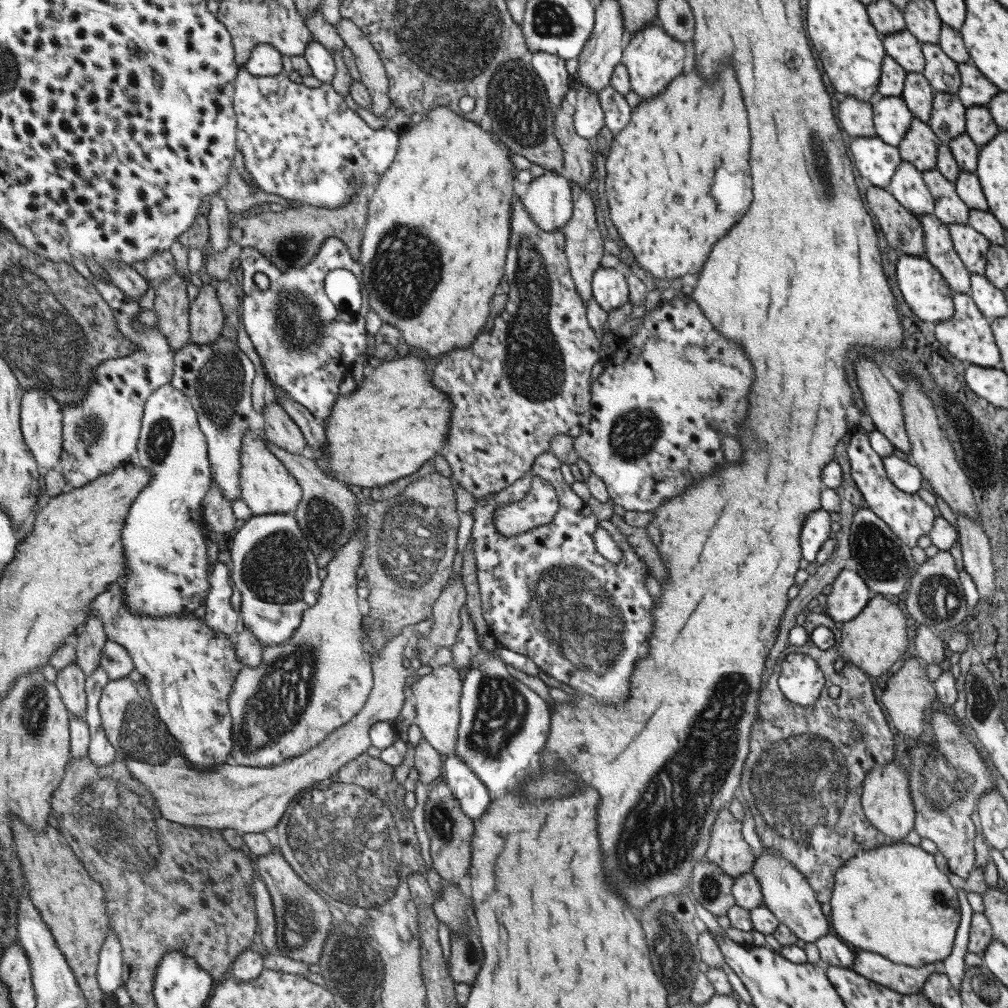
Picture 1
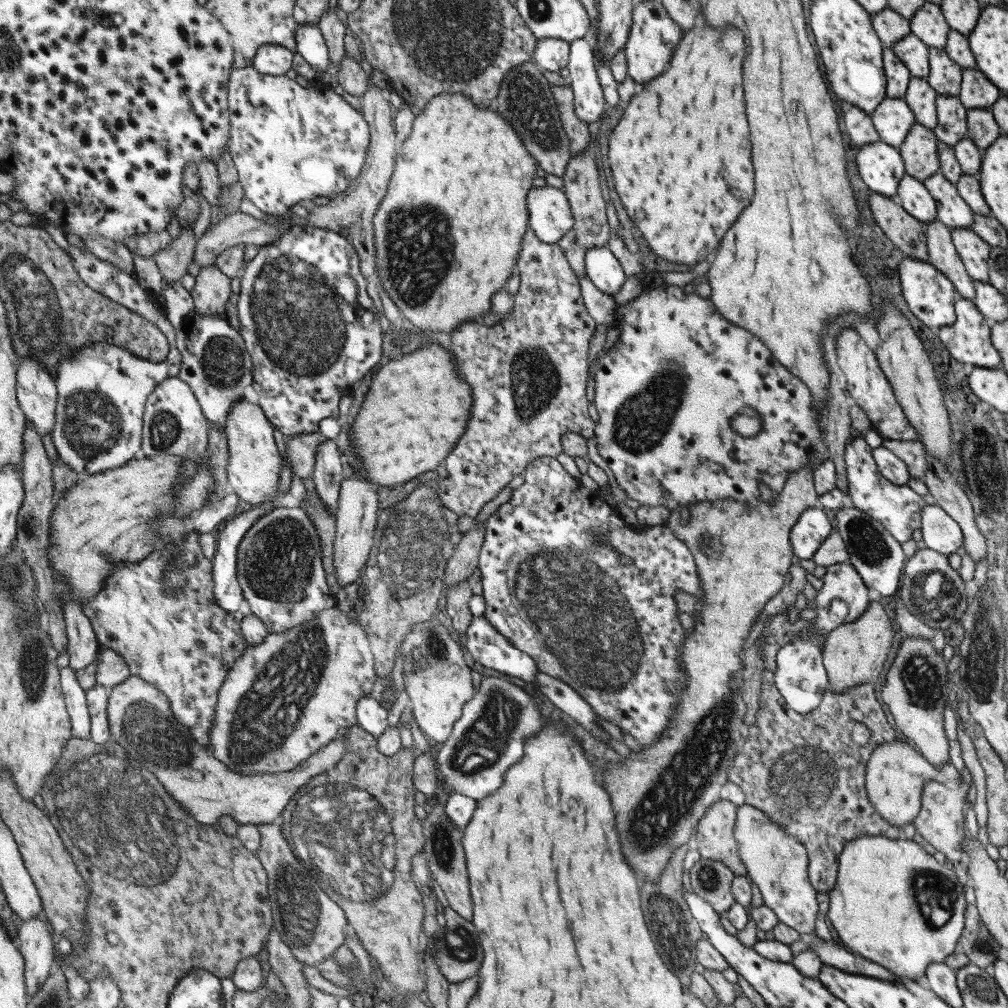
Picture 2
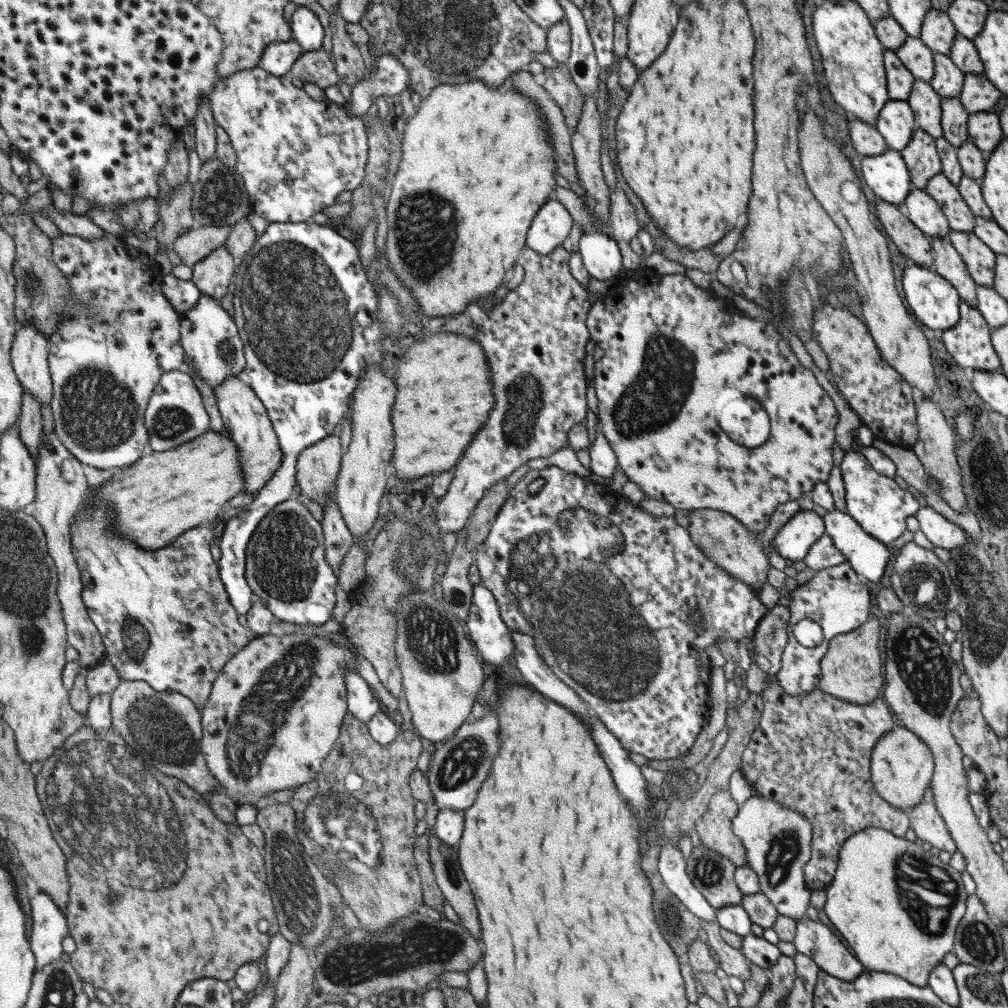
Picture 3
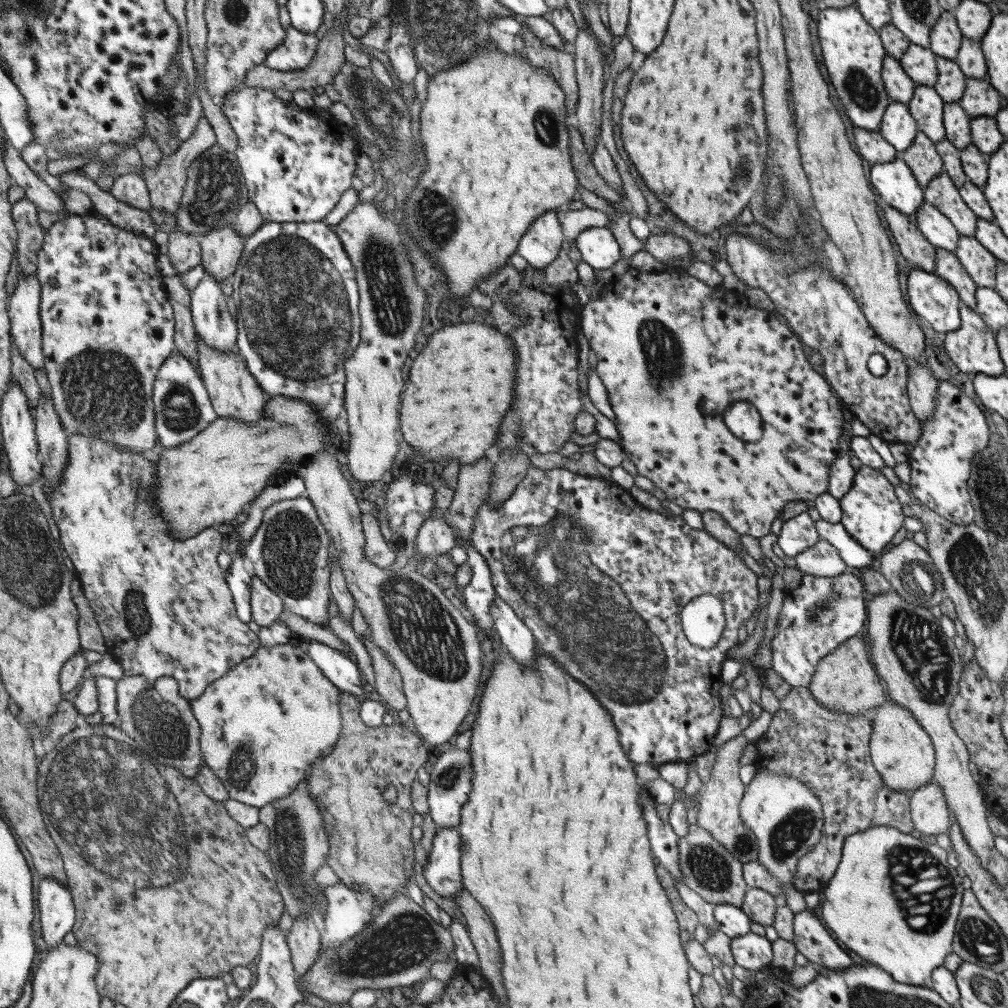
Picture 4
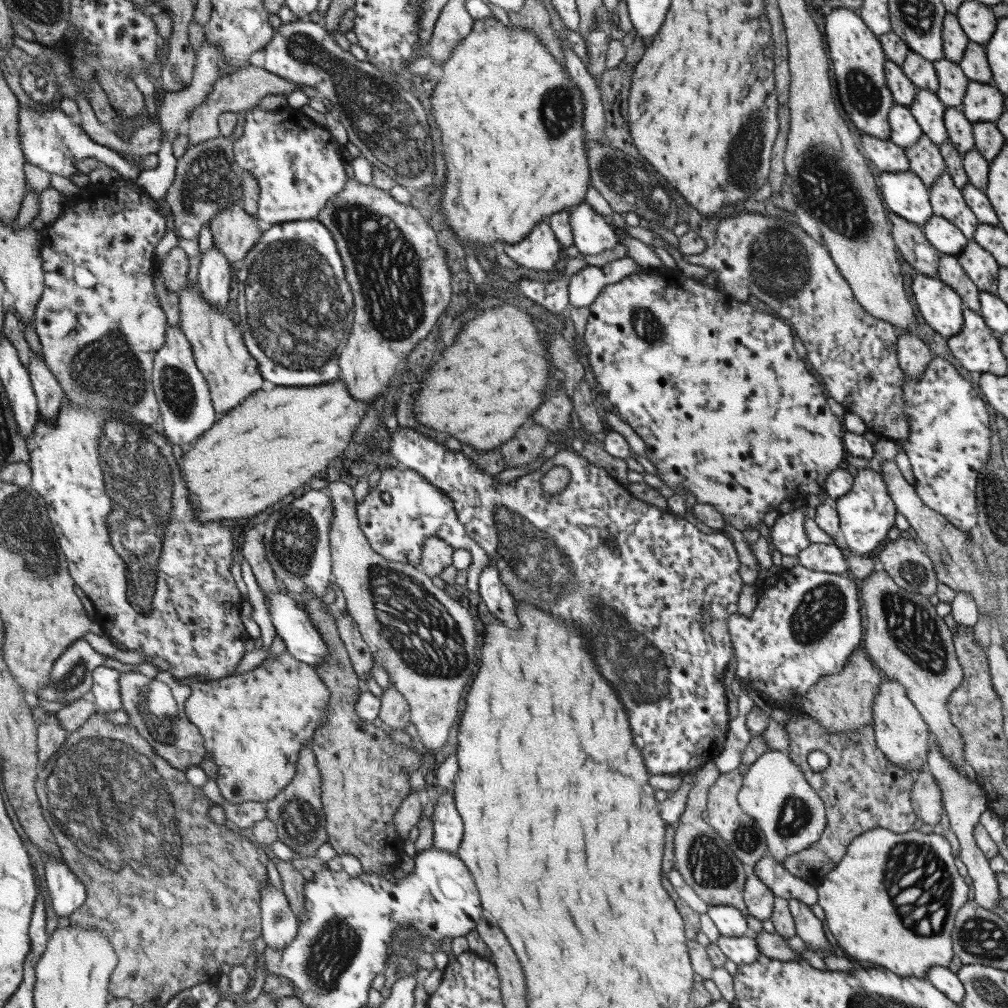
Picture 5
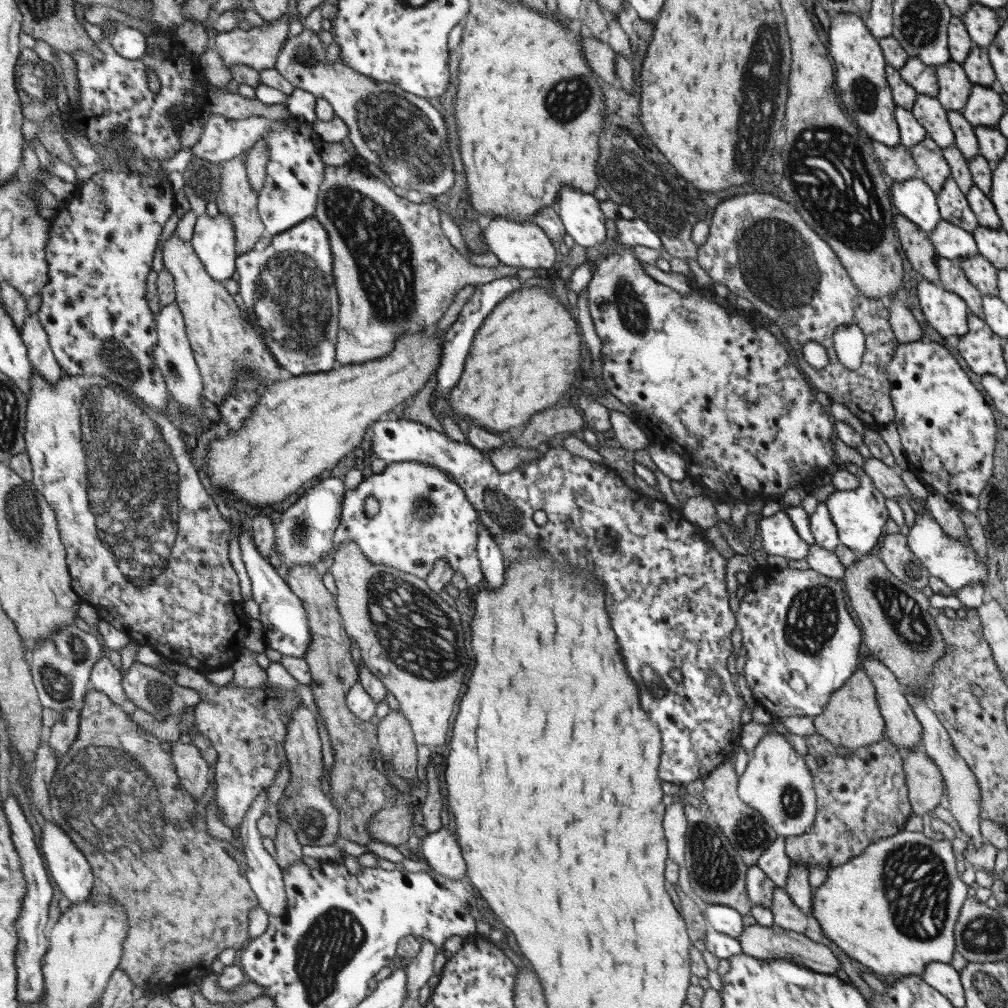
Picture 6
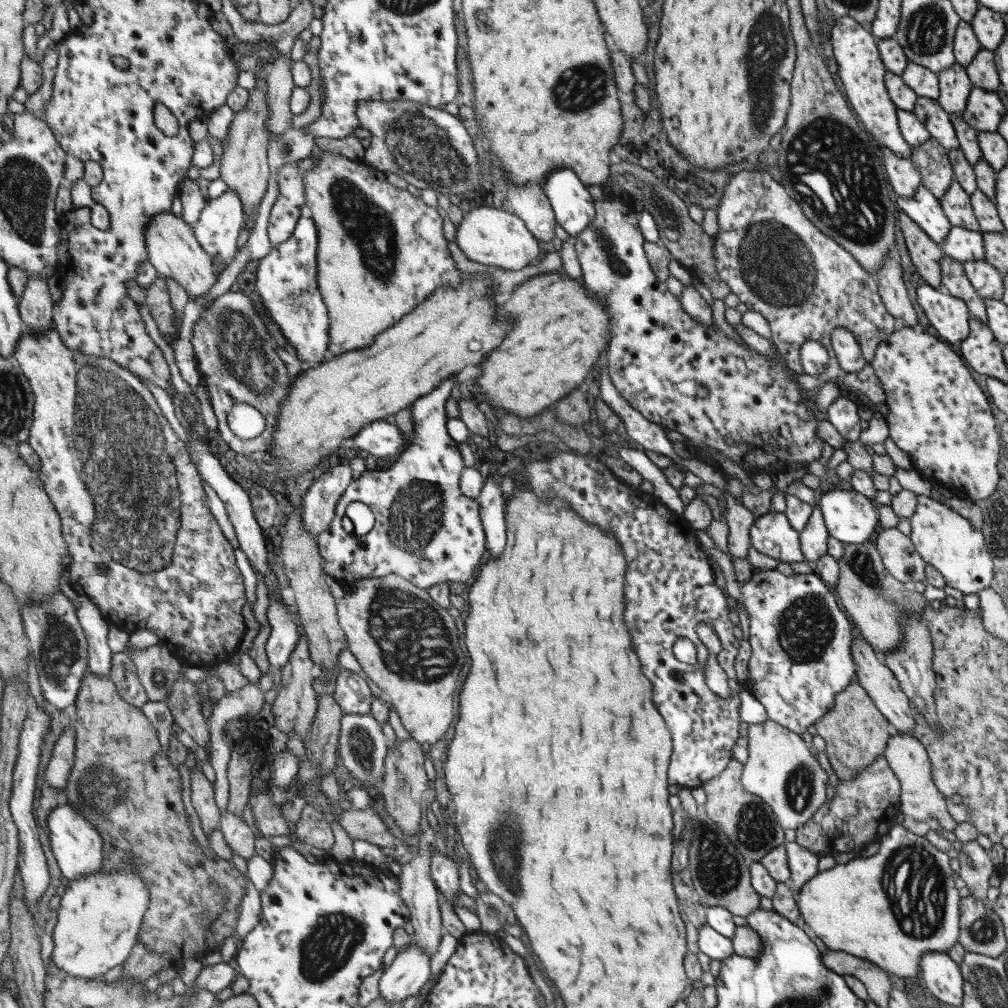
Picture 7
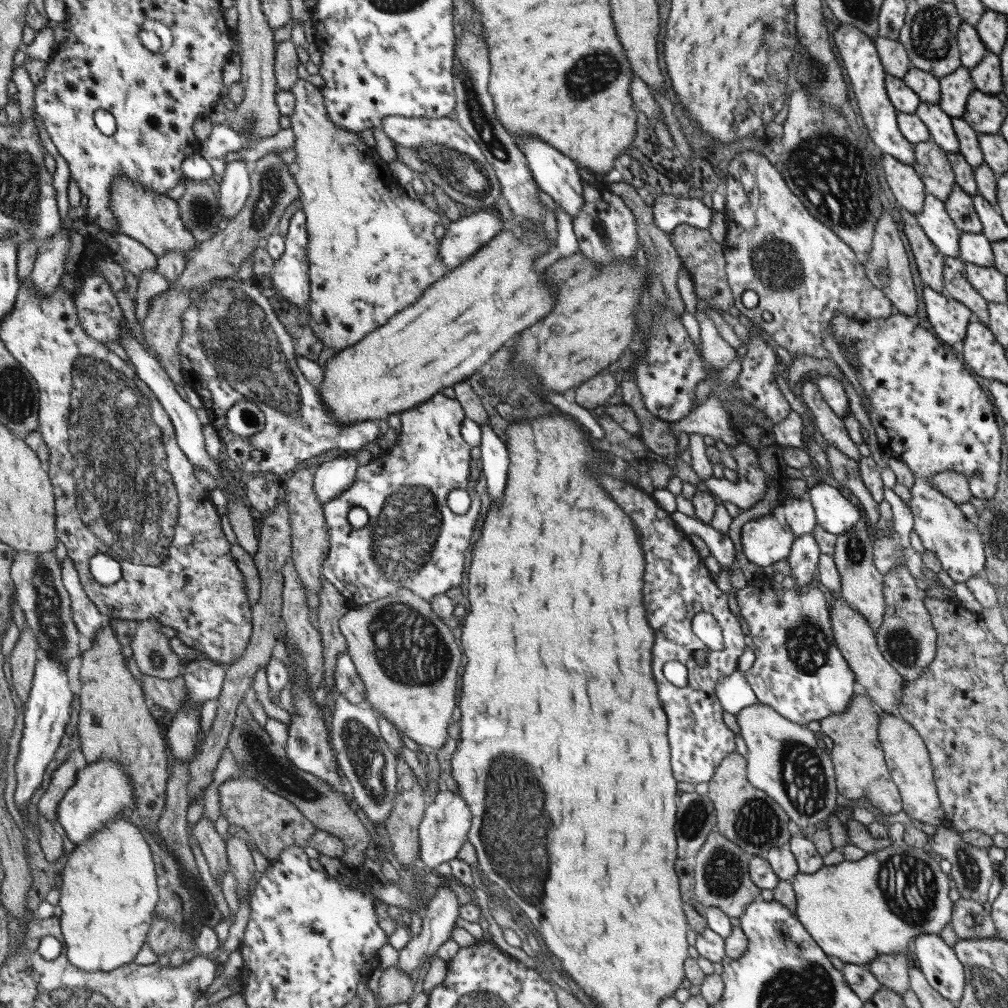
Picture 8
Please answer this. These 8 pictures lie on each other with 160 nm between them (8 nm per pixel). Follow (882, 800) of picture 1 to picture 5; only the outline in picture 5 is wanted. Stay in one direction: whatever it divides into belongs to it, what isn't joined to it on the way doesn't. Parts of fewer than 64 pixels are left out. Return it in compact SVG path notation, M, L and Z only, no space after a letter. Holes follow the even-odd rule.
M884 678L878 684L878 691L872 705L873 736L877 748L889 762L913 774L925 769L930 733L918 710L906 697L903 686L893 679Z

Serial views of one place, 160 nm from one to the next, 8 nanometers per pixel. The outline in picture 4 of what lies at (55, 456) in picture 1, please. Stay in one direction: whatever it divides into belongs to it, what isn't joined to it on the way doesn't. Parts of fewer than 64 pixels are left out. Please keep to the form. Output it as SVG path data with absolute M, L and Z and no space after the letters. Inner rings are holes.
M19 272L9 310L15 346L35 368L45 370L44 325L40 315L42 290L38 275Z

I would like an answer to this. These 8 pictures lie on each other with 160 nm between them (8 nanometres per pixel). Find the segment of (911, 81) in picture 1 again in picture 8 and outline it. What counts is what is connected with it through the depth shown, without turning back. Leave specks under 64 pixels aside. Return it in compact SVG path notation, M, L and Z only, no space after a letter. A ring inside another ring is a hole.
M920 101L914 114L927 127L930 139L940 146L941 150L946 153L955 153L958 150L958 140L951 126L951 117L938 105Z

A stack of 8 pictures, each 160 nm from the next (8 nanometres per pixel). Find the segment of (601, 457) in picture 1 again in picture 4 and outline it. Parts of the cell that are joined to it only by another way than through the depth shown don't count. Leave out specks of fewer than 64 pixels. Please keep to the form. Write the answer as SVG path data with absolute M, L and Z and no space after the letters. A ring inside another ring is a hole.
M684 271L665 272L665 274L635 274L629 276L623 273L621 278L627 278L619 288L605 288L601 296L593 295L580 308L580 329L587 339L588 347L593 350L597 362L595 368L601 385L605 388L607 402L613 410L617 422L614 424L618 430L623 454L633 462L637 468L637 475L645 476L660 488L667 500L675 502L682 510L694 510L698 513L712 511L719 514L737 534L747 534L757 539L769 533L771 522L779 516L787 502L813 501L823 494L828 487L828 472L832 462L839 457L839 435L844 426L842 411L837 407L837 400L829 384L822 378L819 369L812 367L805 359L801 350L800 340L792 333L787 324L777 320L773 312L750 307L743 294L735 290L709 287L703 282L687 275ZM729 402L751 402L759 416L761 416L763 434L757 442L743 442L729 434L723 424L723 410Z

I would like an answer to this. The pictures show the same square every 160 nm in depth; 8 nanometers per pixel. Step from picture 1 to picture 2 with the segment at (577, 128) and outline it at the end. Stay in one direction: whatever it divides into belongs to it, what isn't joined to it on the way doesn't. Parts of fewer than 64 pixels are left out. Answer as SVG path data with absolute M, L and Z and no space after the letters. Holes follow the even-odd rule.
M587 37L579 38L579 40L573 40L573 42L568 43L568 61L566 64L568 70L567 84L572 90L575 114L586 125L596 121L607 106L602 95L601 85L598 83L594 63L592 44Z

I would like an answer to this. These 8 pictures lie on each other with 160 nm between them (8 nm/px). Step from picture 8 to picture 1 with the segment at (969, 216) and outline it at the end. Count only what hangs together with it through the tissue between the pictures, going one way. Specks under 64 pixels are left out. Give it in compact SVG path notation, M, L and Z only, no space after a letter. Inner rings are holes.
M937 170L921 172L923 182L933 197L932 215L947 224L967 225L968 206L958 197L954 183L941 176Z

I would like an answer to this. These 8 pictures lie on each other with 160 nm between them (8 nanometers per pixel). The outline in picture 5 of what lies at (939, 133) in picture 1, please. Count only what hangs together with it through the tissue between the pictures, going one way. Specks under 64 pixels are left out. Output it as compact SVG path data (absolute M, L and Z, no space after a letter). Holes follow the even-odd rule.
M946 107L942 119L948 134L947 142L951 143L958 153L963 154L974 149L972 122L961 114L959 108Z

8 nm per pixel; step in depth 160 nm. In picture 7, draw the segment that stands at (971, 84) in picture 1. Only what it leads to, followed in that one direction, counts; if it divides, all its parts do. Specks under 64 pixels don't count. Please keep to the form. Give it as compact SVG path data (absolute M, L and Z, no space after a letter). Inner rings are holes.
M972 87L960 115L976 131L993 132L997 130L1001 117L1006 113L994 91Z

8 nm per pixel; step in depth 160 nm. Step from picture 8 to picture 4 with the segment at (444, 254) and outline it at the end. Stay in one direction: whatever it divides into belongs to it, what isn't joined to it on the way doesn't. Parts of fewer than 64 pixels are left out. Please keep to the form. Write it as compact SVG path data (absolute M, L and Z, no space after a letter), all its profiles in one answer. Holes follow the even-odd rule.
M554 209L544 212L528 226L515 252L526 260L528 266L544 269L555 260L562 246L564 238Z

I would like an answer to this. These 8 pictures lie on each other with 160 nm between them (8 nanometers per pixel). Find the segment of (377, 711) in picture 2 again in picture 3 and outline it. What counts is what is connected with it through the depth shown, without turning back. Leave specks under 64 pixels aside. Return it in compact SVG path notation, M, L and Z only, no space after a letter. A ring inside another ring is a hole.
M349 669L344 678L348 713L366 724L370 716L382 709L381 703L371 695L370 687L357 671Z

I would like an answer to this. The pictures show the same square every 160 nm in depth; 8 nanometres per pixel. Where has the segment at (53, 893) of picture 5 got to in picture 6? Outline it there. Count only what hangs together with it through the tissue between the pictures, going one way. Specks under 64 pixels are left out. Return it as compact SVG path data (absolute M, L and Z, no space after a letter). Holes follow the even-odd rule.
M47 817L42 825L42 841L40 842L43 855L47 860L49 872L55 884L61 888L63 896L71 904L83 902L93 896L96 882L95 868L93 868L83 851L77 846L74 838L64 829L61 828L53 818Z

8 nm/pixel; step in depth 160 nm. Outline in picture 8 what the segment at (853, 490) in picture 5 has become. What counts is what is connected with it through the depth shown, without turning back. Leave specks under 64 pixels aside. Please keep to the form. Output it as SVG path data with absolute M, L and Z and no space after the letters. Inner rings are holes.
M814 482L805 496L813 507L816 525L829 534L845 533L860 520L857 508L828 484Z

